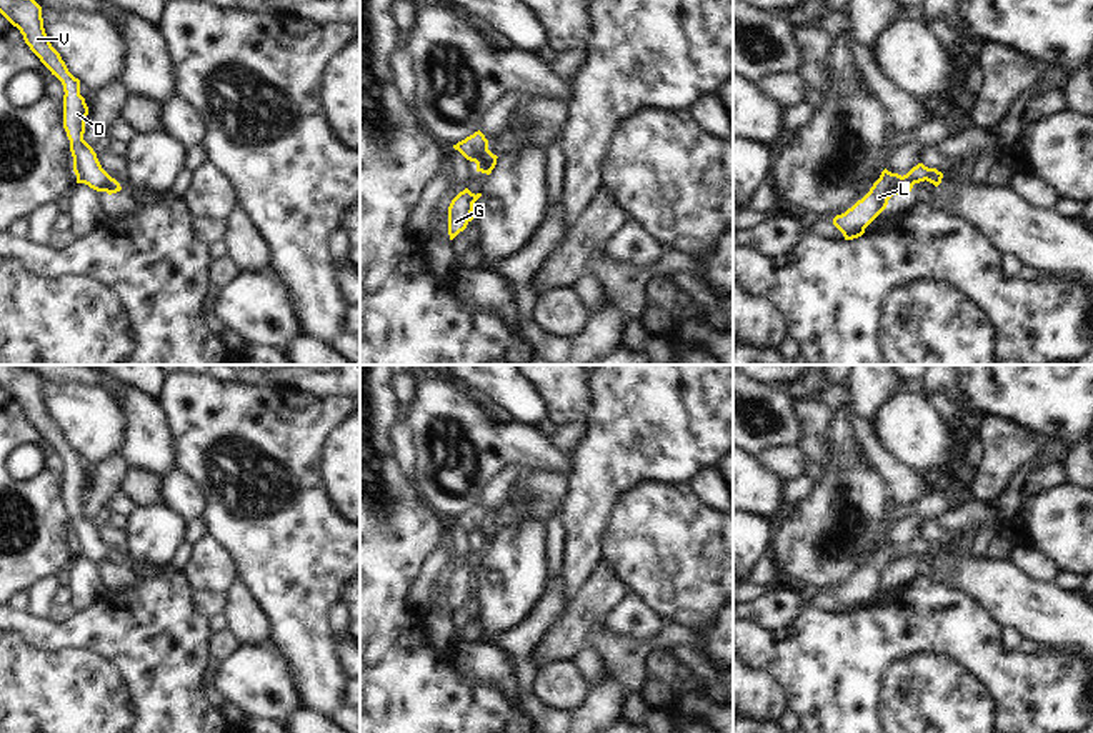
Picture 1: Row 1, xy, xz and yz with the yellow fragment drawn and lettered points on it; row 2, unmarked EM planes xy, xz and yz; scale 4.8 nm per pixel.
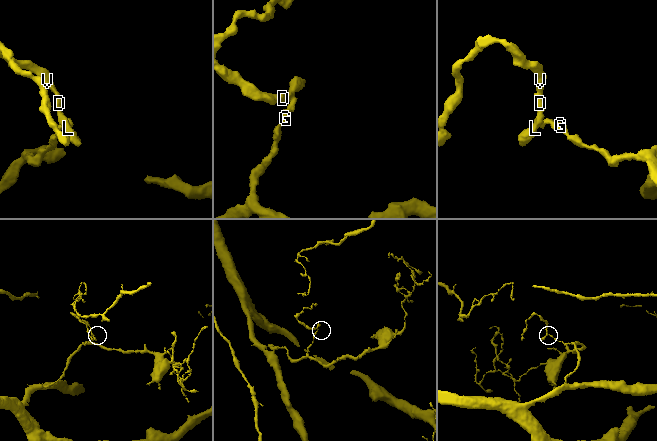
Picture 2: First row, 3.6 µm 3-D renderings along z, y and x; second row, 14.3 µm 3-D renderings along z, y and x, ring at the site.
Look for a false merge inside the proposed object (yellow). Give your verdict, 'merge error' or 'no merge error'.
merge error

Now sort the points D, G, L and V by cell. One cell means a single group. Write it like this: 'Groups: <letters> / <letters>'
Groups: D L V / G.

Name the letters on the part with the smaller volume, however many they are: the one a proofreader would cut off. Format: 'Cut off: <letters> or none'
Cut off: D, L, V

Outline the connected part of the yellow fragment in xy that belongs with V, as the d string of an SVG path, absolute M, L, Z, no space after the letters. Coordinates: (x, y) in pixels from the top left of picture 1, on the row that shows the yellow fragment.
M0 0L0 13L20 30L30 50L63 85L63 128L70 140L77 183L107 192L110 175L102 168L93 148L83 140L88 107L80 95L80 80L68 72L60 53L52 47L43 28L42 7L35 0Z

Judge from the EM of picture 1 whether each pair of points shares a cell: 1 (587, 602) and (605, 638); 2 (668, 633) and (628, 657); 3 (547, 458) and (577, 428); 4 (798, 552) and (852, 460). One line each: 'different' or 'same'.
1: different
2: same
3: different
4: same

